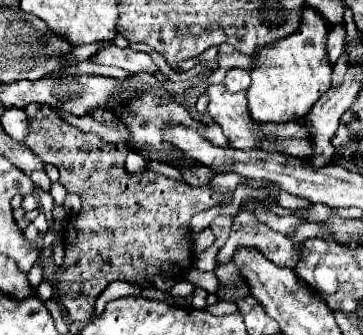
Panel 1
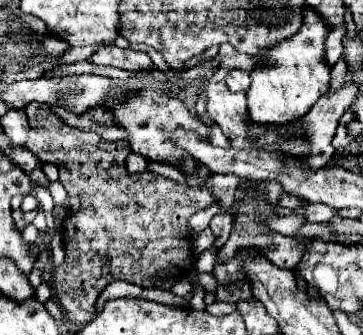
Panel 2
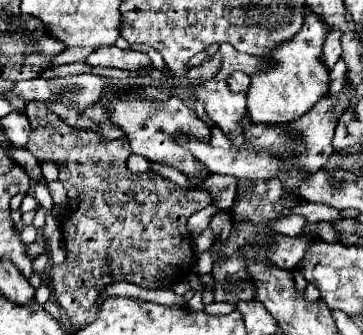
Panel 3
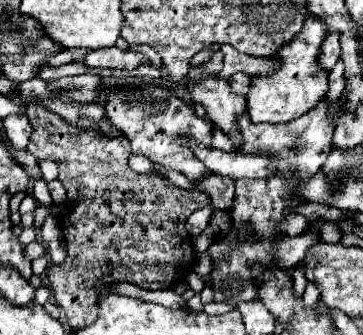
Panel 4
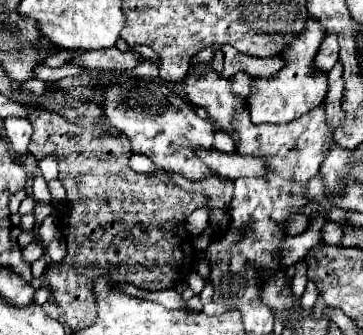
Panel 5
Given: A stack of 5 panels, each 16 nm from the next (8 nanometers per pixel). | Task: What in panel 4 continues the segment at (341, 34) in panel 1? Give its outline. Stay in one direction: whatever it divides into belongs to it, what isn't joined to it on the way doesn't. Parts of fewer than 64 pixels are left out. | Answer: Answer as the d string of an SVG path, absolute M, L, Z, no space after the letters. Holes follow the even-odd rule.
M336 32L328 34L324 44L322 44L322 54L320 54L320 66L326 68L326 70L332 70L332 66L338 62L340 58L340 42L338 42L338 36Z

